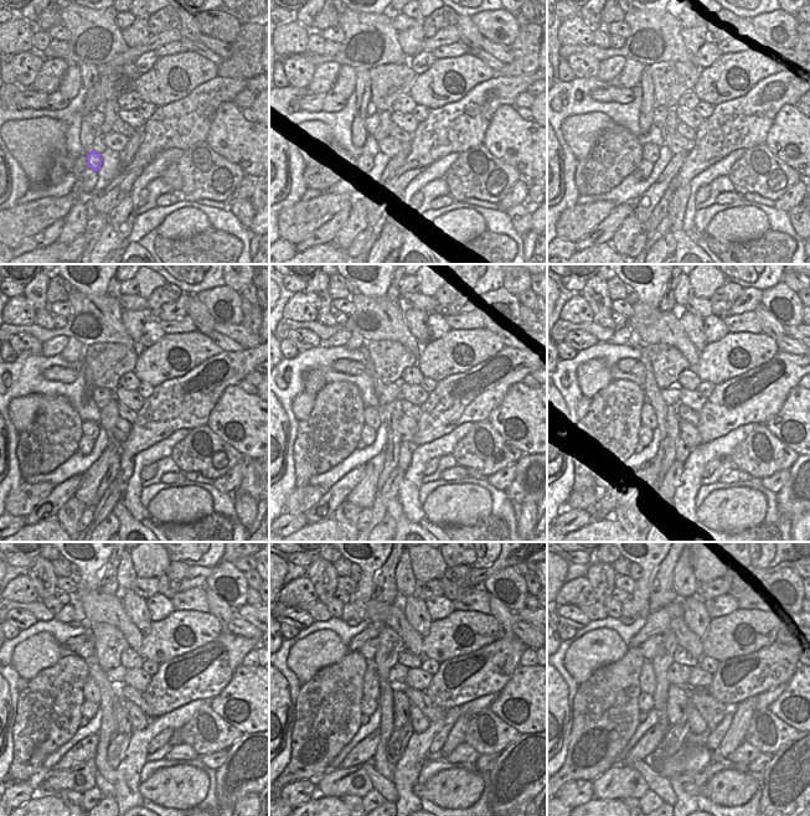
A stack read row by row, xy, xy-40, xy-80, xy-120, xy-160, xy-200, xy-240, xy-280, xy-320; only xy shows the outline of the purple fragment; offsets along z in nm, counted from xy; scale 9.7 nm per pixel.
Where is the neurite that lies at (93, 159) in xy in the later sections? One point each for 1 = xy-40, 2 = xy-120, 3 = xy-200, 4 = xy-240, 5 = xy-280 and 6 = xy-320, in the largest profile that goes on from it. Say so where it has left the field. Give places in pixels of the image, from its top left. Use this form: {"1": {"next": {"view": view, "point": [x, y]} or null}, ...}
{"1": {"next": {"view": "xy-40", "point": [371, 156]}}, "2": {"next": {"view": "xy-120", "point": [89, 428]}}, "3": {"next": {"view": "xy-200", "point": [648, 414]}}, "4": {"next": {"view": "xy-240", "point": [92, 693]}}, "5": {"next": {"view": "xy-280", "point": [371, 687]}}, "6": {"next": {"view": "xy-320", "point": [648, 682]}}}

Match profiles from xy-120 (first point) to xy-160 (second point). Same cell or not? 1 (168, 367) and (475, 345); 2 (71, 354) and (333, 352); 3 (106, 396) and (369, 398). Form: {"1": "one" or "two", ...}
{"1": "one", "2": "two", "3": "two"}

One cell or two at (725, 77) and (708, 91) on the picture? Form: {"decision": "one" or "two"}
{"decision": "one"}

